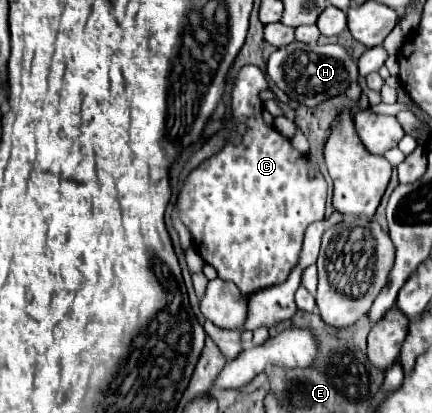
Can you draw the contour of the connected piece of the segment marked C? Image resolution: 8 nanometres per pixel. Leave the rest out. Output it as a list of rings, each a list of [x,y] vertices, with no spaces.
[[[255,65],[243,67],[231,91],[233,97],[231,137],[217,155],[205,159],[199,167],[195,167],[189,173],[177,201],[179,219],[191,231],[193,245],[203,257],[203,261],[215,267],[221,279],[233,281],[245,295],[285,281],[285,277],[297,263],[305,229],[309,227],[309,223],[323,219],[327,197],[325,179],[323,177],[311,179],[307,175],[305,155],[295,151],[287,137],[283,137],[279,131],[275,131],[275,127],[269,127],[263,121],[261,117],[263,103],[259,99],[261,89],[267,89],[267,81],[261,69]]]

